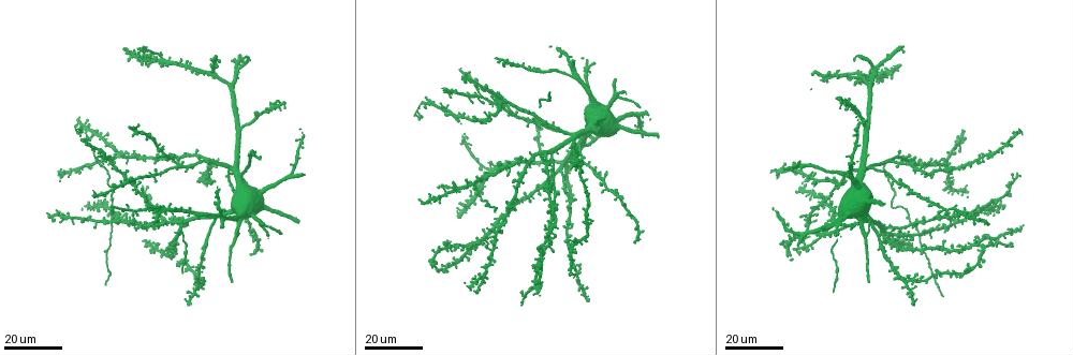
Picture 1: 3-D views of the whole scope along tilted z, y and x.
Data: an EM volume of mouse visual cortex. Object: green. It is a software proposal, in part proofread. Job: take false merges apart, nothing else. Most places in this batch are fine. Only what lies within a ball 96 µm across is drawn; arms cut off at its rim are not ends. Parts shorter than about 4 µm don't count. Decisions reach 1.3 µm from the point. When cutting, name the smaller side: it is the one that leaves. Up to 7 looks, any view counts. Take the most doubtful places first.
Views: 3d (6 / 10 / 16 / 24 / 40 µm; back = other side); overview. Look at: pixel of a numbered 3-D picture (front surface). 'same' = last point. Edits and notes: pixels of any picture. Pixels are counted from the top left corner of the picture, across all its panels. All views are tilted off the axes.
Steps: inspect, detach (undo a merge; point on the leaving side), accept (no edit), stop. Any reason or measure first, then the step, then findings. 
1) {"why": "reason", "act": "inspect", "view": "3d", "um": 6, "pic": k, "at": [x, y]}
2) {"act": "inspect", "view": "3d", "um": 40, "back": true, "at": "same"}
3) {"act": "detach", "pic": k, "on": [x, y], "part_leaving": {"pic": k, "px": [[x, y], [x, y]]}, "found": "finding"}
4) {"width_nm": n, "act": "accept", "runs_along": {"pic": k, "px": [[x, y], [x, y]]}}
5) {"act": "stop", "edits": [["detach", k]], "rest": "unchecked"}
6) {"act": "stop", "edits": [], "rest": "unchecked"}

{"act": "inspect", "view": "3d", "um": 16, "pic": 1, "at": [866, 236]}

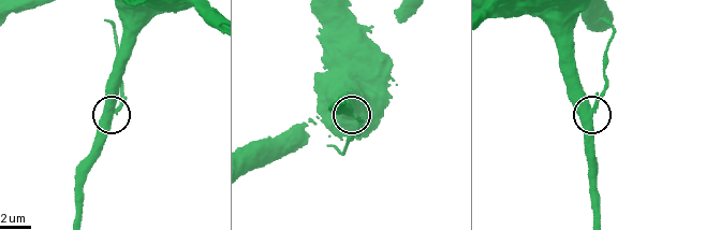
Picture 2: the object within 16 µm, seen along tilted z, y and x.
{"act": "inspect", "view": "3d", "um": 10, "pic": 2, "at": [117, 107]}

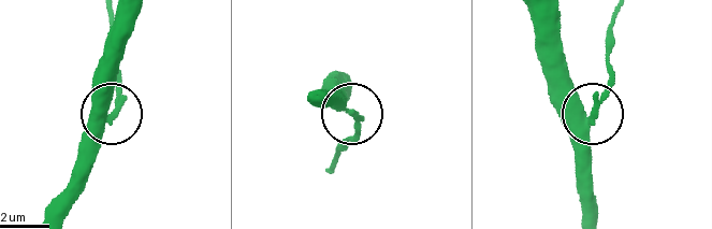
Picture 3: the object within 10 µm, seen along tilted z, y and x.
{"act": "detach", "pic": 3, "on": [360, 131], "part_leaving": {"pic": 3, "px": [[346, 113], [357, 131], [332, 168]]}, "found": "two neurons meet here"}

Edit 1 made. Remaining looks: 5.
{"why": "small branch off a trunk", "act": "inspect", "view": "3d", "um": 16, "pic": 1, "at": [927, 266]}

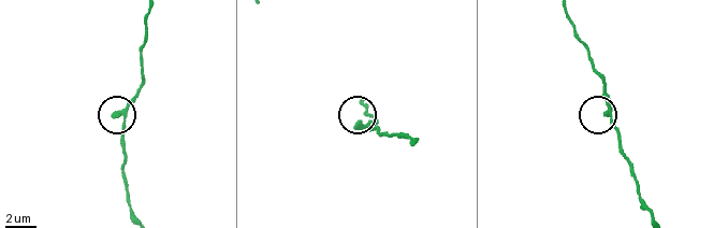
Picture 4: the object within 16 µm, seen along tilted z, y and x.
{"act": "inspect", "view": "3d", "um": 6, "pic": 4, "at": [122, 127]}

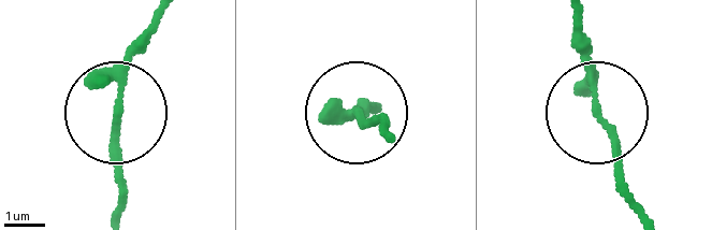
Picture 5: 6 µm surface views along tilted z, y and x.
{"act": "accept", "found": "all the same neuron"}

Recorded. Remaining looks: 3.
{"act": "inspect", "view": "3d", "um": 16, "pic": 1, "at": [473, 184]}

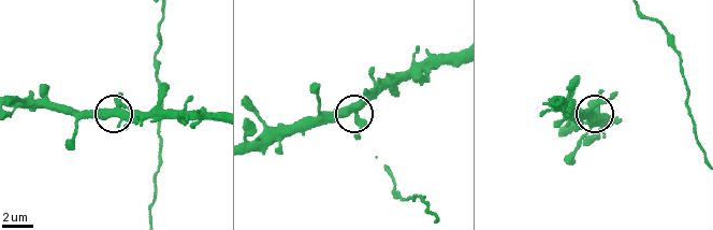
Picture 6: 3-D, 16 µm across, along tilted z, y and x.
{"why": "closer look", "act": "inspect", "view": "3d", "um": 10, "pic": 6, "at": [356, 118]}

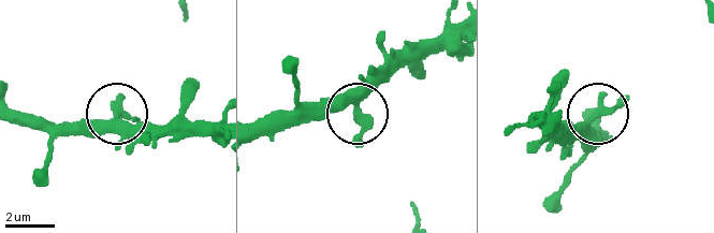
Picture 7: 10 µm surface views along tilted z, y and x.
{"width_nm": 360, "act": "accept", "runs_along": {"pic": 7, "px": [[458, 23], [423, 45], [358, 112], [346, 101], [296, 101]]}, "found": "continuous, no second neuron"}

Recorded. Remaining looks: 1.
{"act": "stop", "edits": [["detach", 3]], "rest": "unchecked"}

